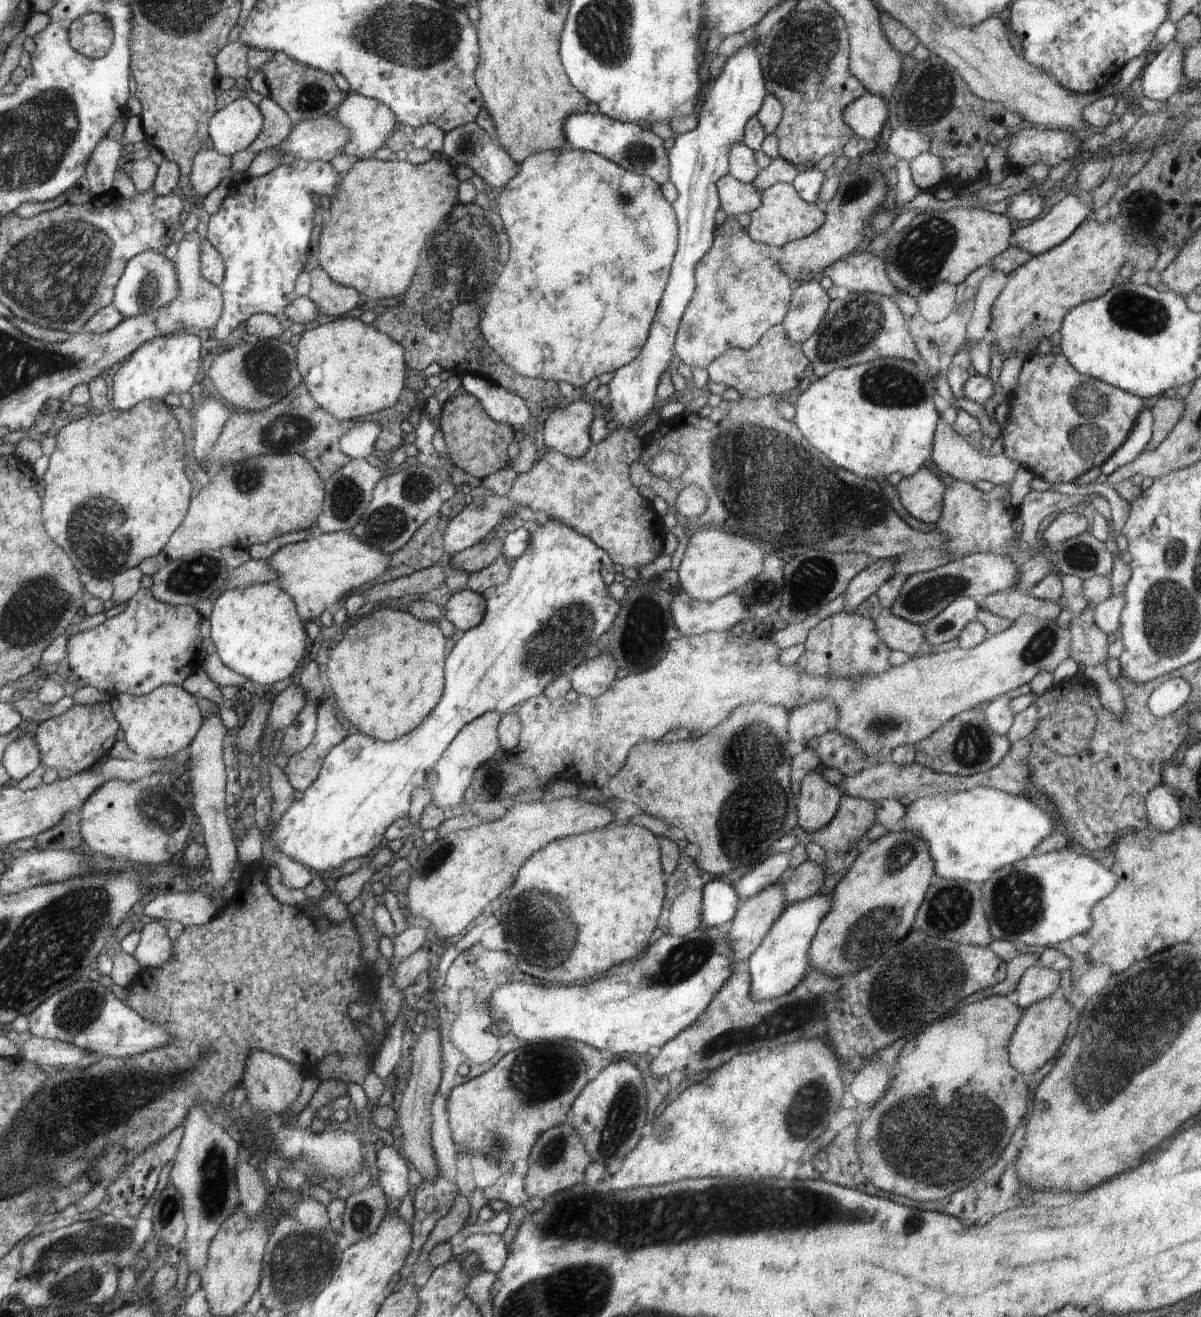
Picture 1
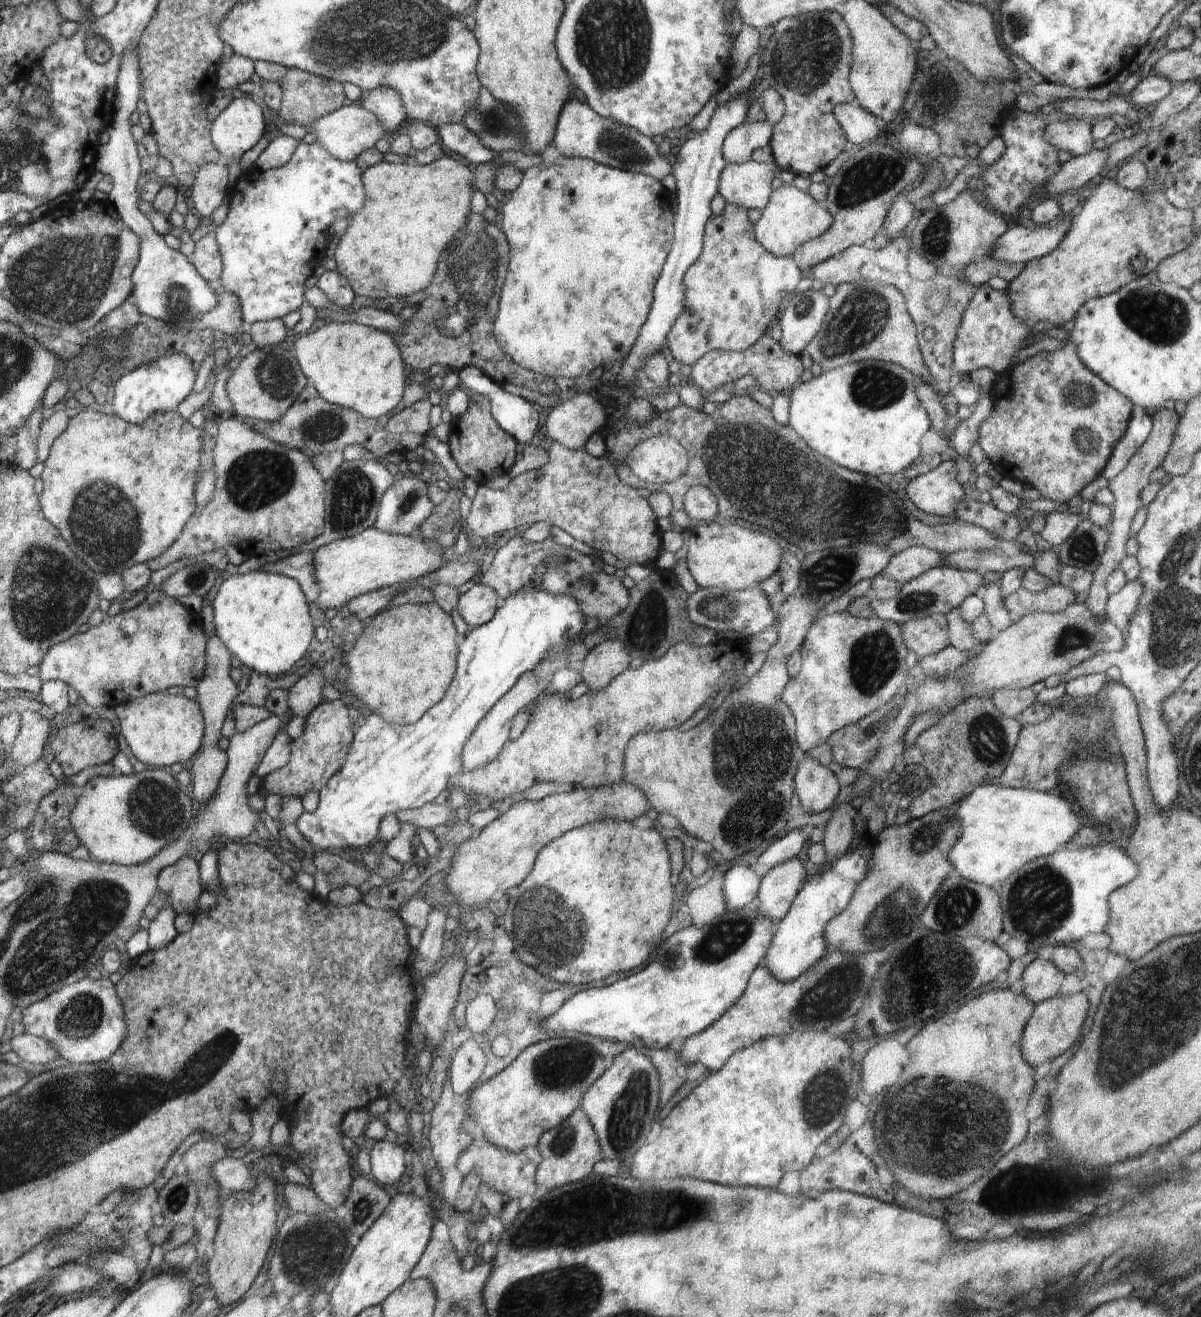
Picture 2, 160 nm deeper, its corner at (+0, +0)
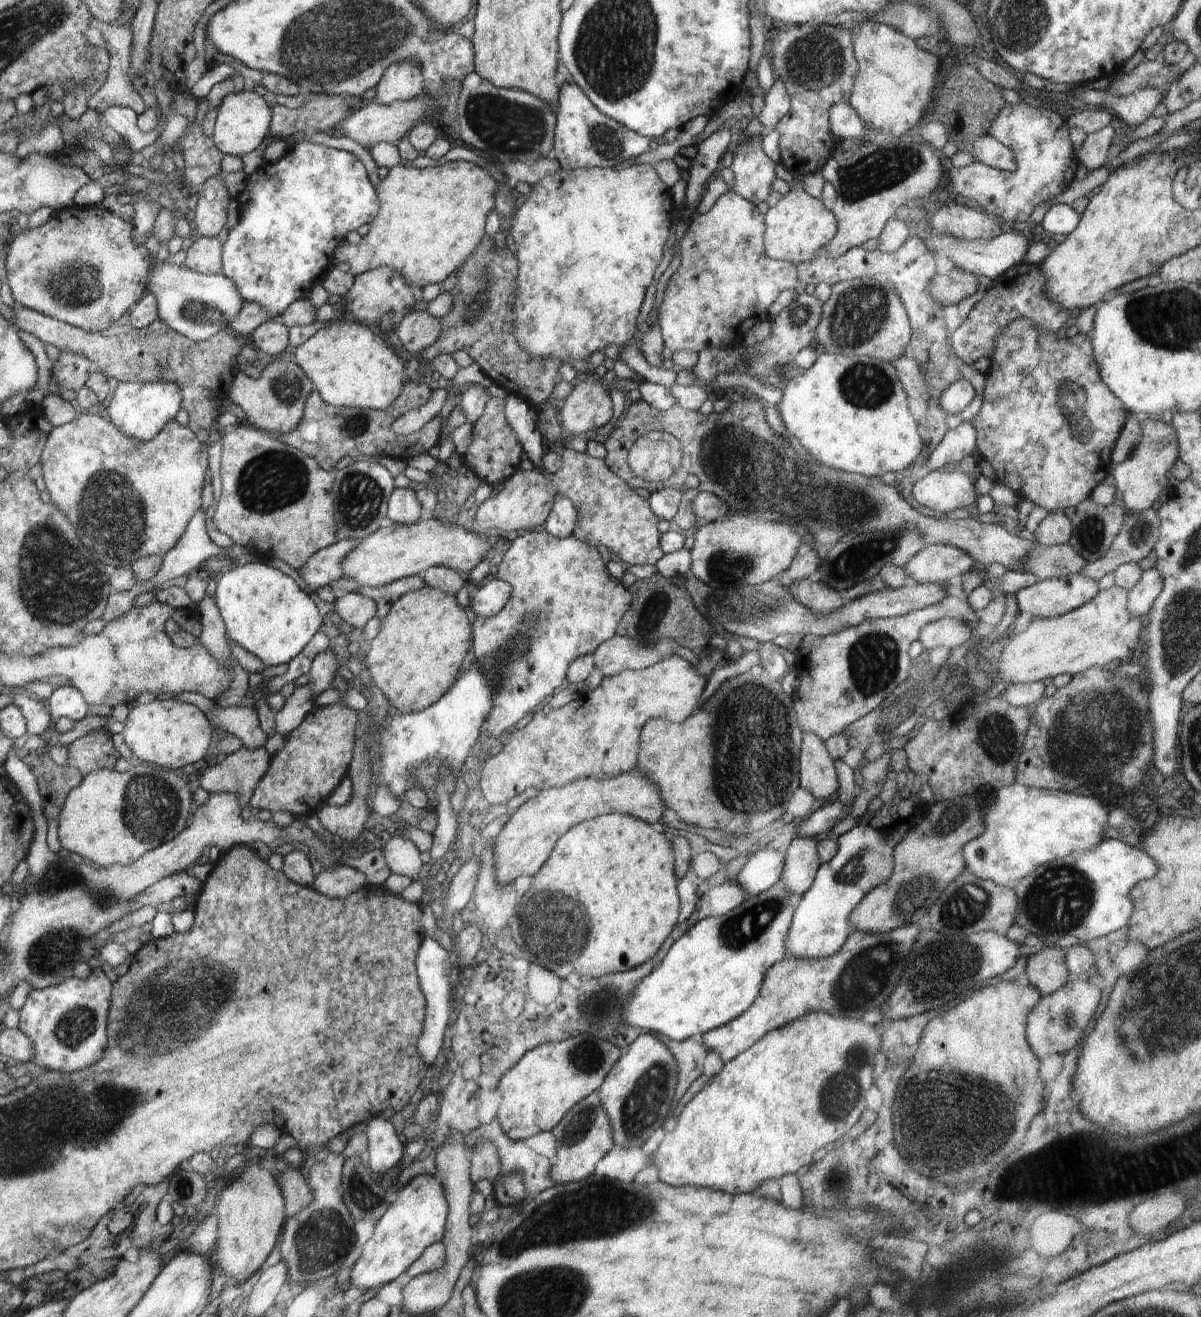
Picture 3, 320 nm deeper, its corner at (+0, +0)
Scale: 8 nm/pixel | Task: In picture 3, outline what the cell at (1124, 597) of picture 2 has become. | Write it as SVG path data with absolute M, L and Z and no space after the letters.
M1156 569L1145 570L1136 586L1129 590L1127 598L1129 613L1146 618L1162 588L1163 580L1160 573Z

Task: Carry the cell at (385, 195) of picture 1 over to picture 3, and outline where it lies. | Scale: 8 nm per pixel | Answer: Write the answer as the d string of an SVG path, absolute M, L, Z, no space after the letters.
M449 161L423 169L407 163L396 165L381 180L378 189L381 208L377 217L365 227L360 244L346 243L338 248L338 254L335 254L336 264L346 262L350 265L350 272L354 274L389 266L399 270L412 287L422 289L428 284L443 283L483 242L487 216L494 210L496 186L498 184L492 175L468 161Z

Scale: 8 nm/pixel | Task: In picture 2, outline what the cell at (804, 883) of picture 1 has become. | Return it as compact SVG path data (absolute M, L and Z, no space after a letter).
M850 803L837 806L832 812L832 816L827 823L826 832L822 844L825 846L826 860L824 864L813 865L807 863L807 880L818 876L820 872L824 872L826 868L830 868L830 862L834 862L836 858L844 856L850 849L851 842L854 841L855 828L852 816L848 816L848 812L852 810Z

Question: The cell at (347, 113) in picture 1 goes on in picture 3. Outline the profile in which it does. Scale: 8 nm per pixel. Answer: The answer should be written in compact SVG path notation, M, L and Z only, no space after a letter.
M410 59L394 63L375 87L382 105L416 98L424 92L421 66Z

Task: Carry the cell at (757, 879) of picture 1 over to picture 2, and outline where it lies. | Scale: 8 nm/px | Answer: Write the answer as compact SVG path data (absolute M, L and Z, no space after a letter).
M792 830L792 832L781 837L778 842L774 842L773 846L768 846L756 863L756 868L761 869L762 867L769 866L774 868L790 858L796 858L802 847L806 842L806 838L809 836L809 831L803 830Z

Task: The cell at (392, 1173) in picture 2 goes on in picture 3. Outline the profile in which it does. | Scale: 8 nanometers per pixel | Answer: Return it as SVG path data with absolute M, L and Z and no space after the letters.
M374 1118L367 1124L365 1132L368 1148L364 1158L373 1172L386 1172L407 1159L405 1145L398 1139L390 1118Z

